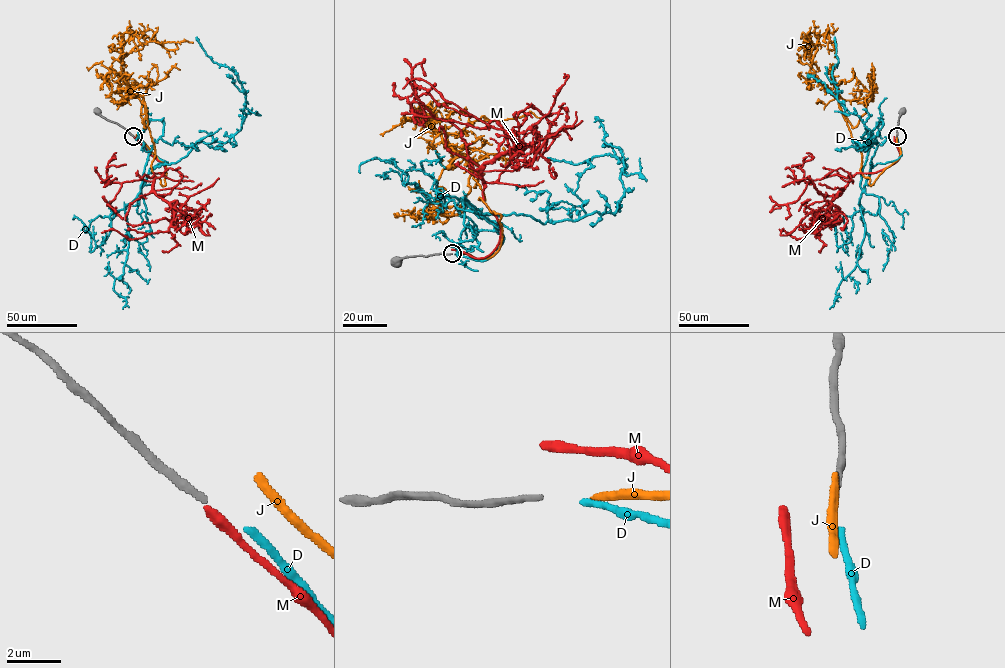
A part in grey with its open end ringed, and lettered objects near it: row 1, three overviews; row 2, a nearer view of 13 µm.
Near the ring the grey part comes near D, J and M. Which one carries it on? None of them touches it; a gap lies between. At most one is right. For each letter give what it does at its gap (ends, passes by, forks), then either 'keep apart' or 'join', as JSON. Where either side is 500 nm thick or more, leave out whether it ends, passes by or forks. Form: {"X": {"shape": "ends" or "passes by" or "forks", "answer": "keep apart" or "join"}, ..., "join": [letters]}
{"D": {"shape": "ends", "answer": "join"}, "J": {"shape": "ends", "answer": "keep apart"}, "M": {"shape": "ends", "answer": "keep apart"}, "join": ["D"]}

